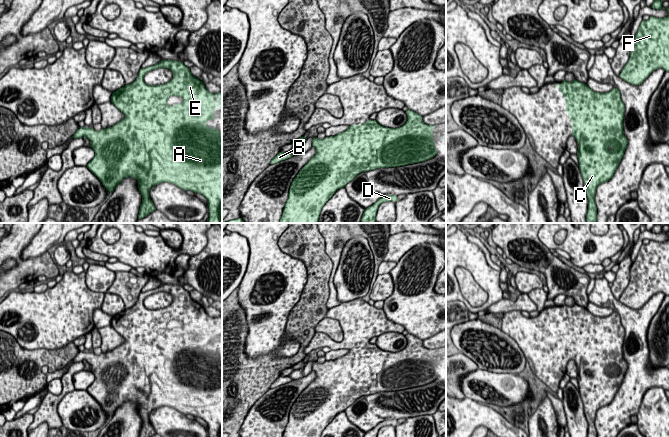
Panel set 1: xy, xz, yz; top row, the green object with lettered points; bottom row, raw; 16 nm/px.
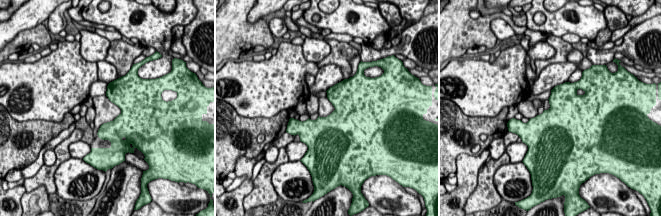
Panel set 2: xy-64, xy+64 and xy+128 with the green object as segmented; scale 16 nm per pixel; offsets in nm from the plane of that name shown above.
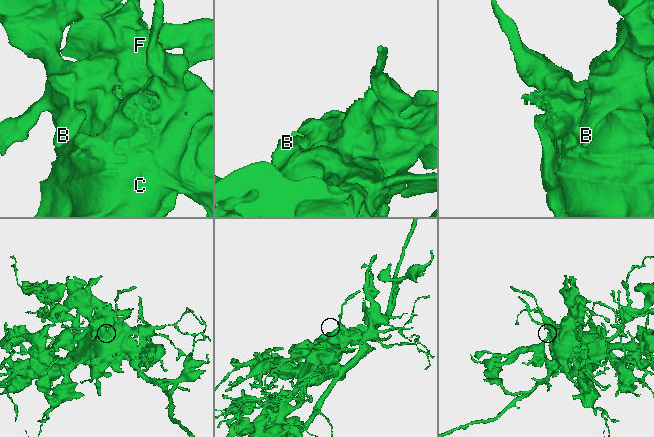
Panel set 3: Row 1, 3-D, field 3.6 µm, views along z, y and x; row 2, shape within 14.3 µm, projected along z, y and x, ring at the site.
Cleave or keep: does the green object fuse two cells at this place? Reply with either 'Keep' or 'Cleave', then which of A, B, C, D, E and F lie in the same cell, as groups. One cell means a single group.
Keep. Groups: A B C D E F

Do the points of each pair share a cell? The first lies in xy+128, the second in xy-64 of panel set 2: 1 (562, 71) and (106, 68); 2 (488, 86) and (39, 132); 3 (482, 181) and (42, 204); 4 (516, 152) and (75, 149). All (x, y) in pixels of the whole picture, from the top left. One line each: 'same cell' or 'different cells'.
1: same cell
2: different cells
3: same cell
4: same cell

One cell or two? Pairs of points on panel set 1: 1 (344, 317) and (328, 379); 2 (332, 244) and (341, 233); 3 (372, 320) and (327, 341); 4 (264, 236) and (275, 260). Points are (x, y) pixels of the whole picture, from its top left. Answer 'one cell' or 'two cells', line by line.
1: one cell
2: one cell
3: one cell
4: one cell

